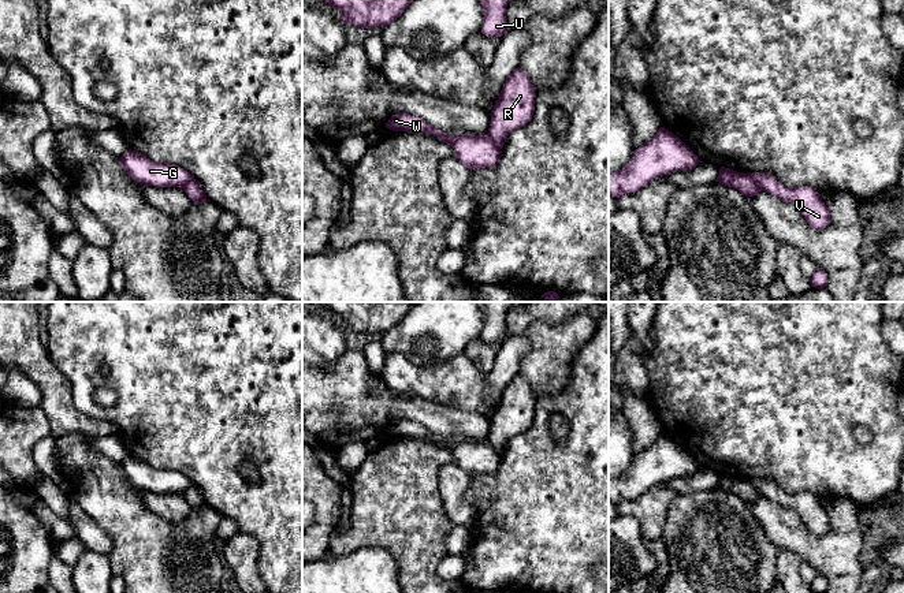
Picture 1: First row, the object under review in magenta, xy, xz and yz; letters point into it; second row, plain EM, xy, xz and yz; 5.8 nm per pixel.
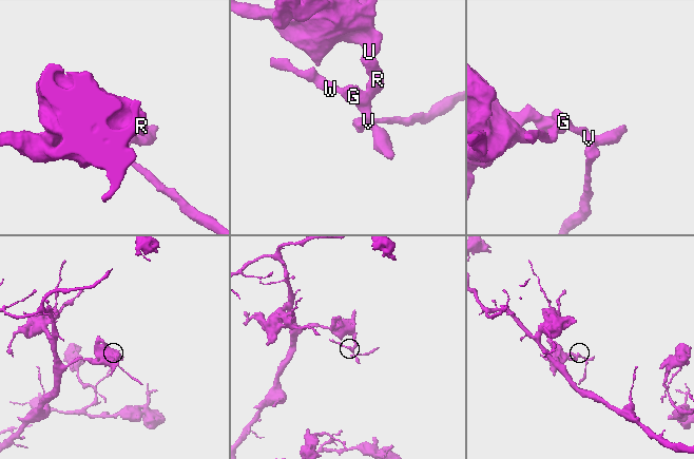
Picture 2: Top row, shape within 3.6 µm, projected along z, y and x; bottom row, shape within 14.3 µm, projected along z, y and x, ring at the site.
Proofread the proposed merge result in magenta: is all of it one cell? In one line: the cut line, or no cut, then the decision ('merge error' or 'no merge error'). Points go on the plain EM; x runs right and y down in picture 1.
cut in yz along (746, 480), (762, 495); merge error

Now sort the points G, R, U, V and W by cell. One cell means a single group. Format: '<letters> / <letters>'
G V W / R U

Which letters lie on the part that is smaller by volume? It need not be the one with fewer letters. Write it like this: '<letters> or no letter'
G, V, W

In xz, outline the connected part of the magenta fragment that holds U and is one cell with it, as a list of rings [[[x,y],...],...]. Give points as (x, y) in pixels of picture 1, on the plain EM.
[[[479,302],[484,320],[483,340],[486,343],[501,343],[509,339],[506,313],[514,302]]]

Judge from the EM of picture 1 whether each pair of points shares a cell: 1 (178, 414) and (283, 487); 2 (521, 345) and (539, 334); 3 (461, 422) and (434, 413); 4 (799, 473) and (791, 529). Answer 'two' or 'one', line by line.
1: one
2: two
3: one
4: two

